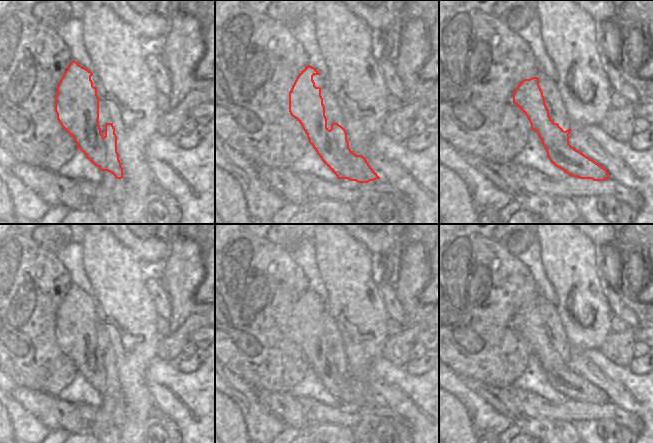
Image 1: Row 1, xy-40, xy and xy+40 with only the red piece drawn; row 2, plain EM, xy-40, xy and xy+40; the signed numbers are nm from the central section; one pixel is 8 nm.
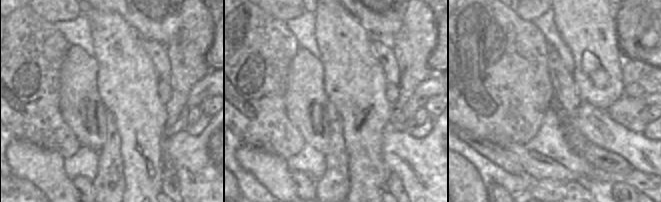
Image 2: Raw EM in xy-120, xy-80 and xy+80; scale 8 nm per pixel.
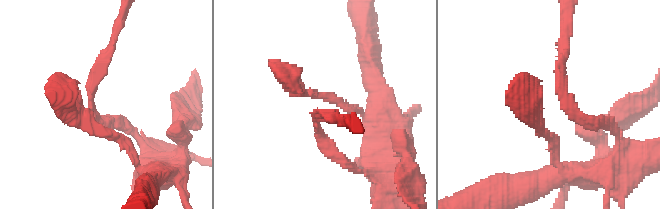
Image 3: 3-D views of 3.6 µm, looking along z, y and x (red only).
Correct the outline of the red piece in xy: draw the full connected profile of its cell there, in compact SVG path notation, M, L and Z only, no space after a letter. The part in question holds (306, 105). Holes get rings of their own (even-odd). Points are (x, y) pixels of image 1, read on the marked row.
M308 65L297 76L289 92L289 112L302 126L307 134L309 143L313 146L323 163L337 176L337 179L348 179L358 183L368 183L380 179L371 168L366 158L356 155L350 148L346 130L338 123L332 123L331 129L327 128L325 106L321 96L321 88L315 86L314 75L320 73Z

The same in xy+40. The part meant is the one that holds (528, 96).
M532 77L521 81L513 92L513 102L527 116L531 124L531 129L537 132L547 152L547 156L553 165L562 169L571 177L592 179L594 181L604 181L609 178L609 174L604 167L580 151L574 149L569 144L569 134L571 129L564 131L558 123L554 123L551 120L549 110L545 104L543 92L539 86L538 77Z

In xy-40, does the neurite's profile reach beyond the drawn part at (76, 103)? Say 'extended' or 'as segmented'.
as segmented

